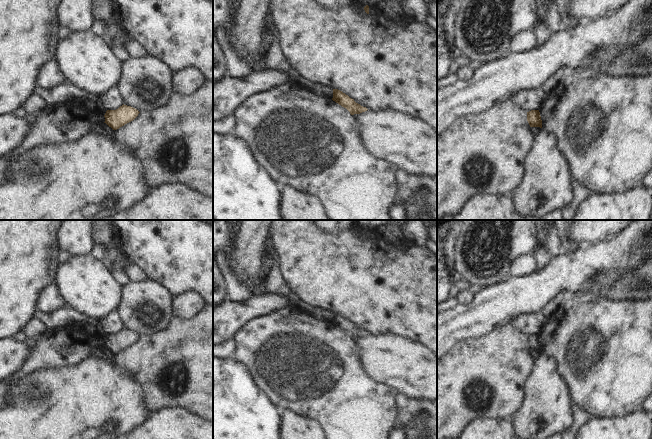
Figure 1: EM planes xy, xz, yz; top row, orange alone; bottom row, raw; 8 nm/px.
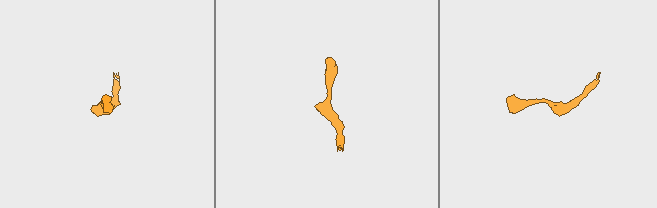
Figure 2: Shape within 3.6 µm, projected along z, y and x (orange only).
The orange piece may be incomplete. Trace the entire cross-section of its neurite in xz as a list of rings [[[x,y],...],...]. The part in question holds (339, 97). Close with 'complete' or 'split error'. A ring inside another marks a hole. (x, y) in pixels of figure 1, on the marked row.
[[[333,89],[332,100],[346,108],[351,115],[360,114],[368,110],[366,107],[356,103],[354,99],[350,98],[348,95],[338,89]]]; complete

